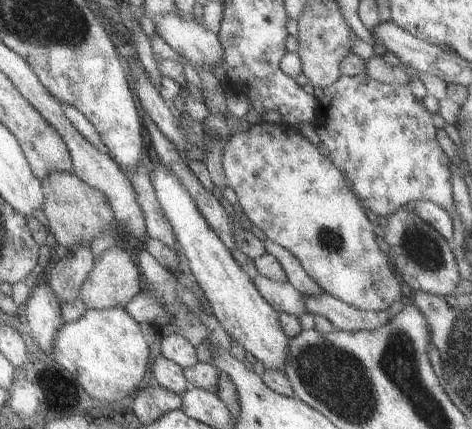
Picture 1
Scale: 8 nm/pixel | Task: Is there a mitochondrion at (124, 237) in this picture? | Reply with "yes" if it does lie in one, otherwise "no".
no

